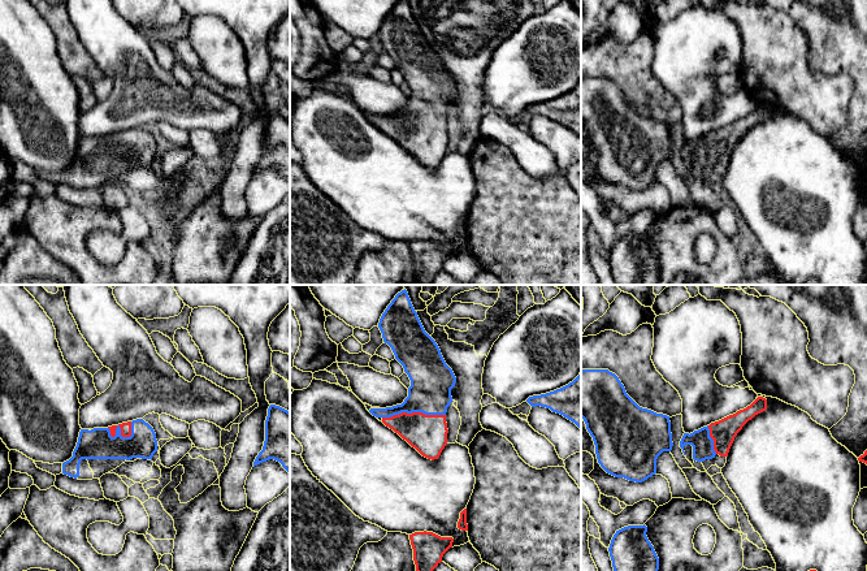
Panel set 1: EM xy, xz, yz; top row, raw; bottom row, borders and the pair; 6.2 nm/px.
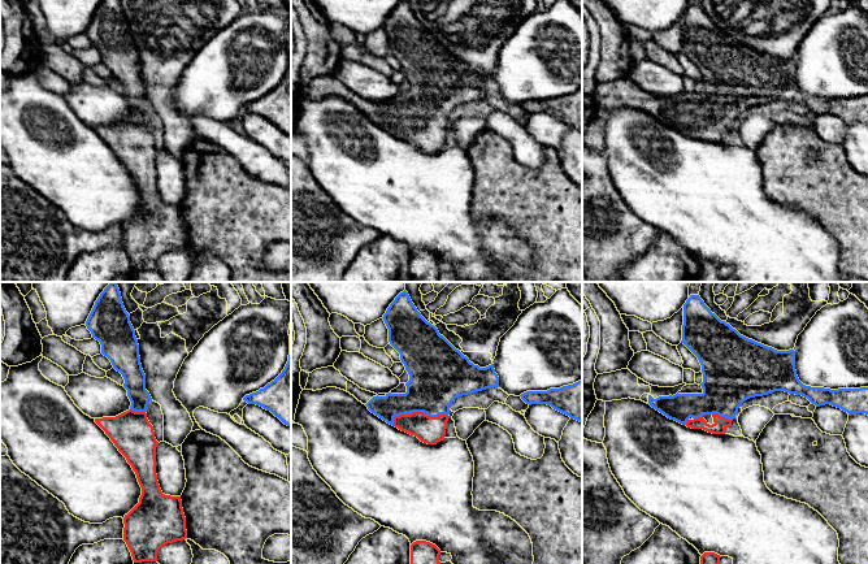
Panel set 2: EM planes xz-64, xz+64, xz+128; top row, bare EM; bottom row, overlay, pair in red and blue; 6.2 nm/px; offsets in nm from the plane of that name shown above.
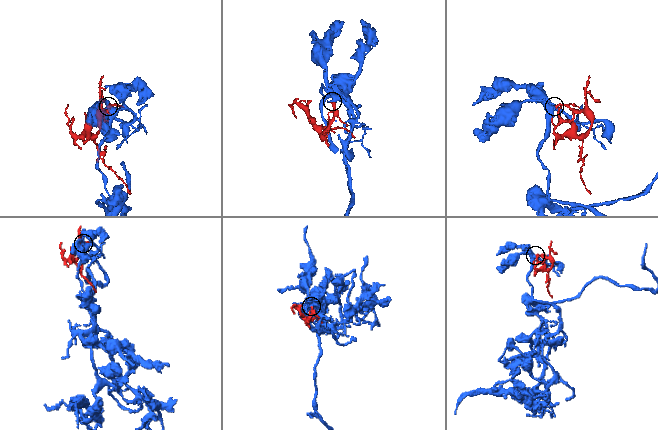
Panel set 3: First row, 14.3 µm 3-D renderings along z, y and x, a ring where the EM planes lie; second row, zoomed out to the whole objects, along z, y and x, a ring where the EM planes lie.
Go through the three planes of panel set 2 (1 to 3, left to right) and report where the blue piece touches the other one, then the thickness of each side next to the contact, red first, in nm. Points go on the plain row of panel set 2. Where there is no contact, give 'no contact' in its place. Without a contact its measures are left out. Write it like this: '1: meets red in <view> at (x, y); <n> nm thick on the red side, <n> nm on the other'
1: meets red in xz-64 at (138, 121); 260 nm thick on the red side, 130 nm on the other
2: meets red in xz+64 at (416, 121); 170 nm thick on the red side, 340 nm on the other
3: meets red in xz+128 at (723, 126); 80 nm thick on the red side, 340 nm on the other

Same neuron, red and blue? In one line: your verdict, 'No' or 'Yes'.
Yes

